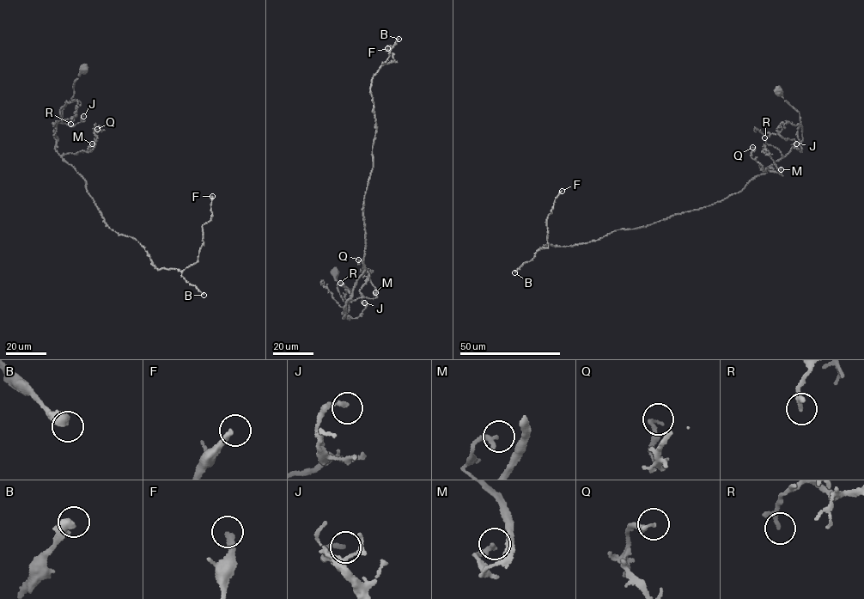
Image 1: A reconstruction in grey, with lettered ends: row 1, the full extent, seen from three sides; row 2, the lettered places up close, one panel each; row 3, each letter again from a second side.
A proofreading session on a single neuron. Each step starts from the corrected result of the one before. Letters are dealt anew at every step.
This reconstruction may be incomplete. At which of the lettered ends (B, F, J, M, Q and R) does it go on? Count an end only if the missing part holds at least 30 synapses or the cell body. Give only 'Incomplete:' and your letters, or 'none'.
Incomplete: B, F

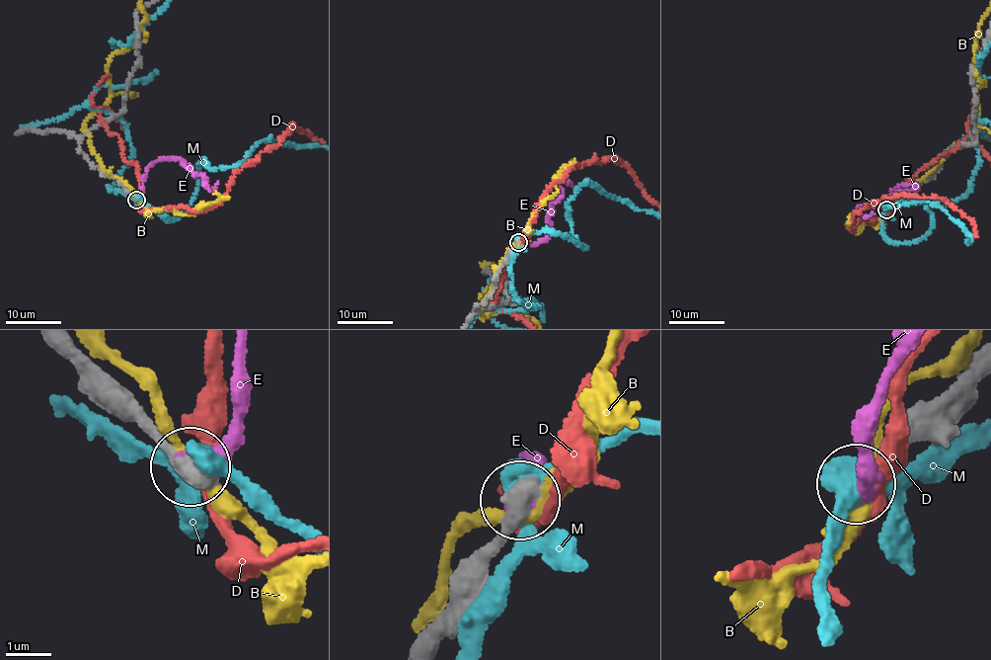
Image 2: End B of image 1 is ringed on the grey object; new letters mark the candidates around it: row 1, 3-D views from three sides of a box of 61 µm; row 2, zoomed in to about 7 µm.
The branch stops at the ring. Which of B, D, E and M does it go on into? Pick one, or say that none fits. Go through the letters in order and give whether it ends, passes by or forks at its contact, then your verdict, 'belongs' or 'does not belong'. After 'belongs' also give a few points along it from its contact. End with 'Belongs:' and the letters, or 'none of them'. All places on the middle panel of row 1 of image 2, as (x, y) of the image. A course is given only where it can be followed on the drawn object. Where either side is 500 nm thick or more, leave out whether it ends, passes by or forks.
B: does not belong
D: does not belong
E: belongs
M: does not belong
Belongs: E

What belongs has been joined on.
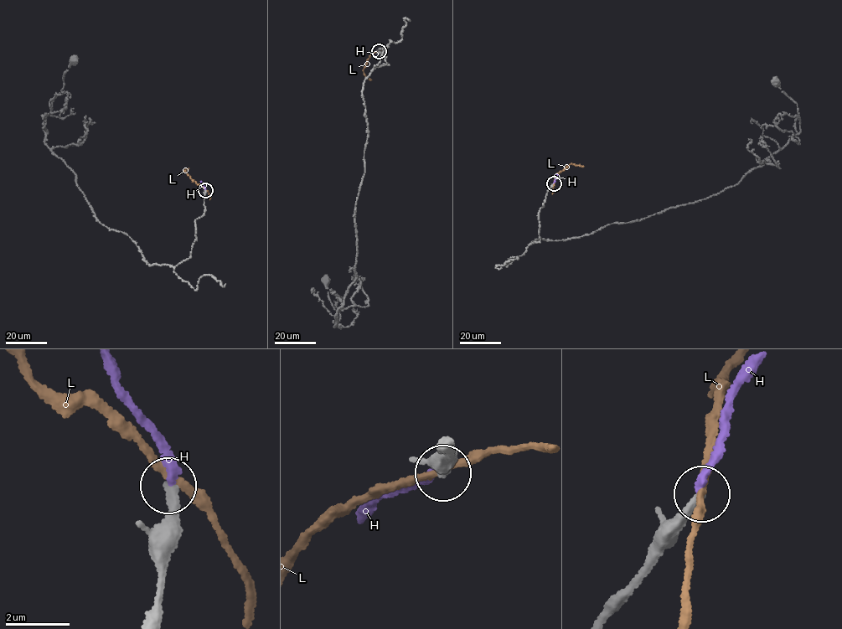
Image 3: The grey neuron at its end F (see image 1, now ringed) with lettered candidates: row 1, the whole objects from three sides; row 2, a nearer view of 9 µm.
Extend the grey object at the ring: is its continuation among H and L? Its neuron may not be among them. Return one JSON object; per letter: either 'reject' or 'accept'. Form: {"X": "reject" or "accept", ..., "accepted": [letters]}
{"H": "reject", "L": "reject", "accepted": []}

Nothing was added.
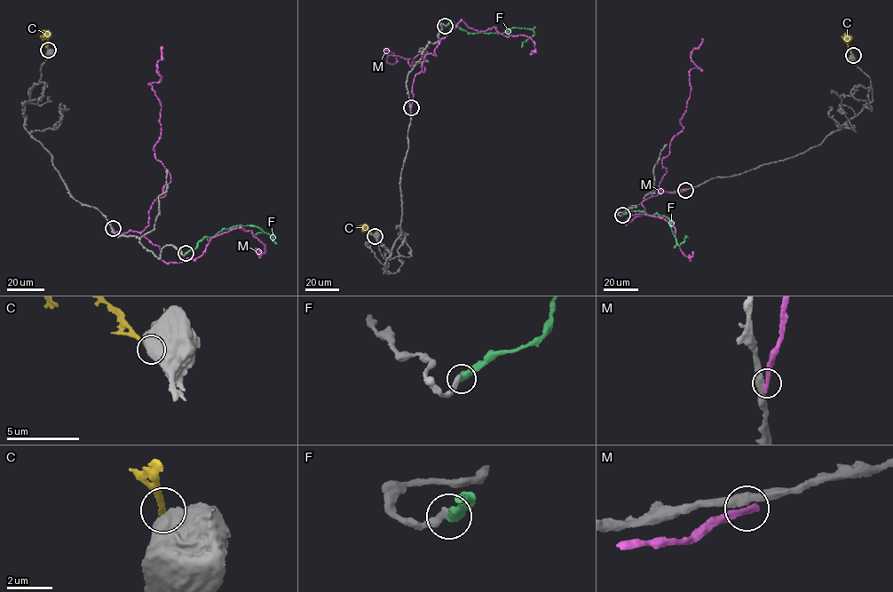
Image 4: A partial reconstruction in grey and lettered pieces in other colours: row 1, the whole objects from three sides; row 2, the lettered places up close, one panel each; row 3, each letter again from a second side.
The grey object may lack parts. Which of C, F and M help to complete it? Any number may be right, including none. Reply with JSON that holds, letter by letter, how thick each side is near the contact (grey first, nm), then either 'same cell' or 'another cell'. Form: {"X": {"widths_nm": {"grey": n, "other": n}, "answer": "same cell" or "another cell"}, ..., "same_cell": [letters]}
{"C": {"widths_nm": {"grey": 850, "other": 240}, "answer": "another cell"}, "F": {"widths_nm": {"grey": 320, "other": 500}, "answer": "another cell"}, "M": {"widths_nm": {"grey": 360, "other": 380}, "answer": "another cell"}, "same_cell": []}

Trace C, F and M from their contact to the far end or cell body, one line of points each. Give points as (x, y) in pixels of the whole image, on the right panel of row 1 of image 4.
C: (853, 55), (845, 33)
F: (622, 215), (633, 211), (651, 217), (657, 213), (670, 220), (676, 244), (684, 240), (686, 235), (688, 237)
M: (685, 190), (659, 193), (667, 171), (662, 160), (683, 128), (689, 74), (702, 70), (691, 55), (703, 38)

